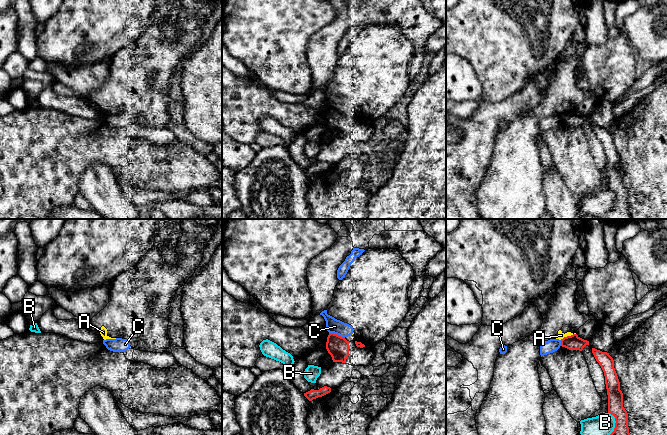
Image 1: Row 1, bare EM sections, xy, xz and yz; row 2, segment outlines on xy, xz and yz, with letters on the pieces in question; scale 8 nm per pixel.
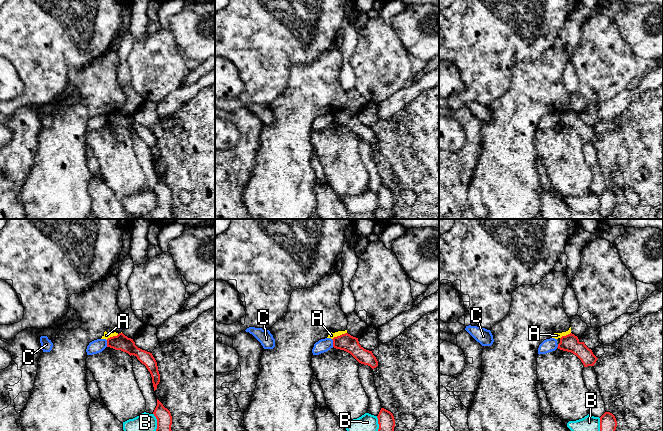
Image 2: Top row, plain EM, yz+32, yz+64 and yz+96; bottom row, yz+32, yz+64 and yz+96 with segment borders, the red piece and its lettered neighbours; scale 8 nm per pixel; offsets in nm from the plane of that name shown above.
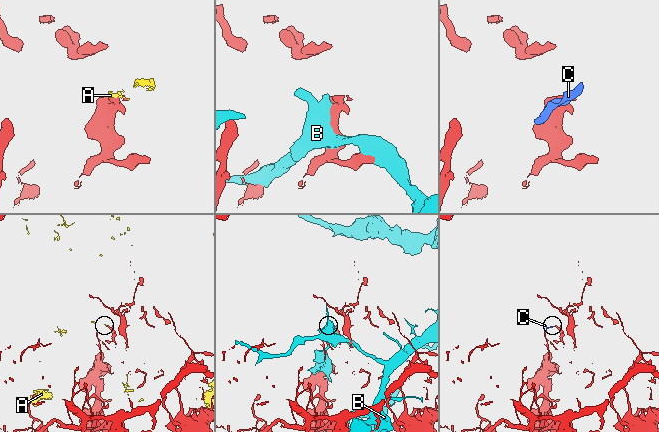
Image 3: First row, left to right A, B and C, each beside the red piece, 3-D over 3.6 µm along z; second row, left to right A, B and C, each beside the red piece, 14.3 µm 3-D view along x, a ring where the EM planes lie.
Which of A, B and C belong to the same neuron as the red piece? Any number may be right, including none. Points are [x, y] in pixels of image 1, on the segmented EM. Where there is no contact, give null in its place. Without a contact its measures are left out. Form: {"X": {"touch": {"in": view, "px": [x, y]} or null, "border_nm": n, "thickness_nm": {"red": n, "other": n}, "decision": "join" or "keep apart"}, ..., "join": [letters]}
{"A": {"touch": {"in": "yz", "px": [567, 336]}, "border_nm": 140, "thickness_nm": {"red": 120, "other": 50}, "decision": "keep apart"}, "B": {"touch": {"in": "yz", "px": [615, 423]}, "border_nm": 180, "thickness_nm": {"red": 130, "other": 170}, "decision": "keep apart"}, "C": {"touch": {"in": "xz", "px": [336, 334]}, "border_nm": 130, "thickness_nm": {"red": 180, "other": 120}, "decision": "keep apart"}, "join": []}

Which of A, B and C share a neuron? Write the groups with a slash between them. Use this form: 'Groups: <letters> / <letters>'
Groups: A / B / C

